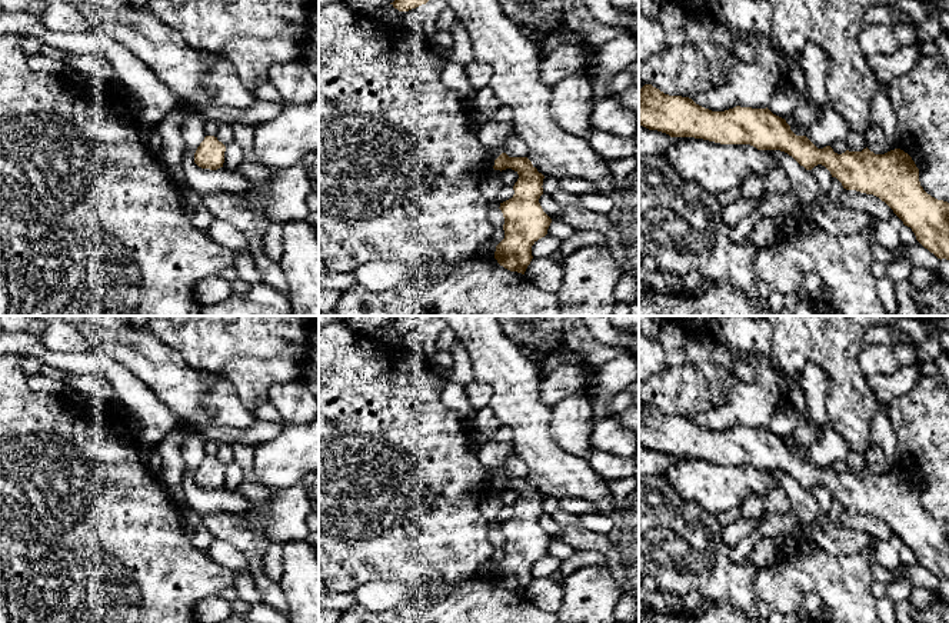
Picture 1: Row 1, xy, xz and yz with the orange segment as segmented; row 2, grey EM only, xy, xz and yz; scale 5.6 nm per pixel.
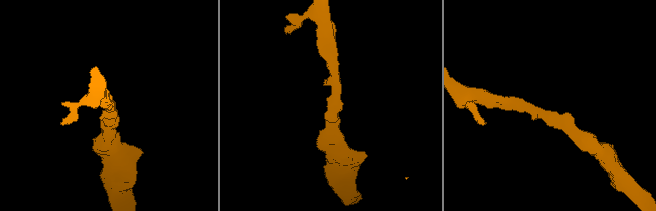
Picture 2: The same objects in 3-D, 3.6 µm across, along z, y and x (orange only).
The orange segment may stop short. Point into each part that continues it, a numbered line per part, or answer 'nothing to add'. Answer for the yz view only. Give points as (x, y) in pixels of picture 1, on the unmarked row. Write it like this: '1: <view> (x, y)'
nothing to add

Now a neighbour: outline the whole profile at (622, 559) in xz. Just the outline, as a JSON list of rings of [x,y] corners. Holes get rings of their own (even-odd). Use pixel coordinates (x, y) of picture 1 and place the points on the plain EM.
[[[639,509],[615,510],[610,517],[613,527],[607,533],[606,567],[620,590],[639,604]]]

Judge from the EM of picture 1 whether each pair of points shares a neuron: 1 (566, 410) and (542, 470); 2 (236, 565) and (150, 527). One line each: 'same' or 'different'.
1: different
2: different

